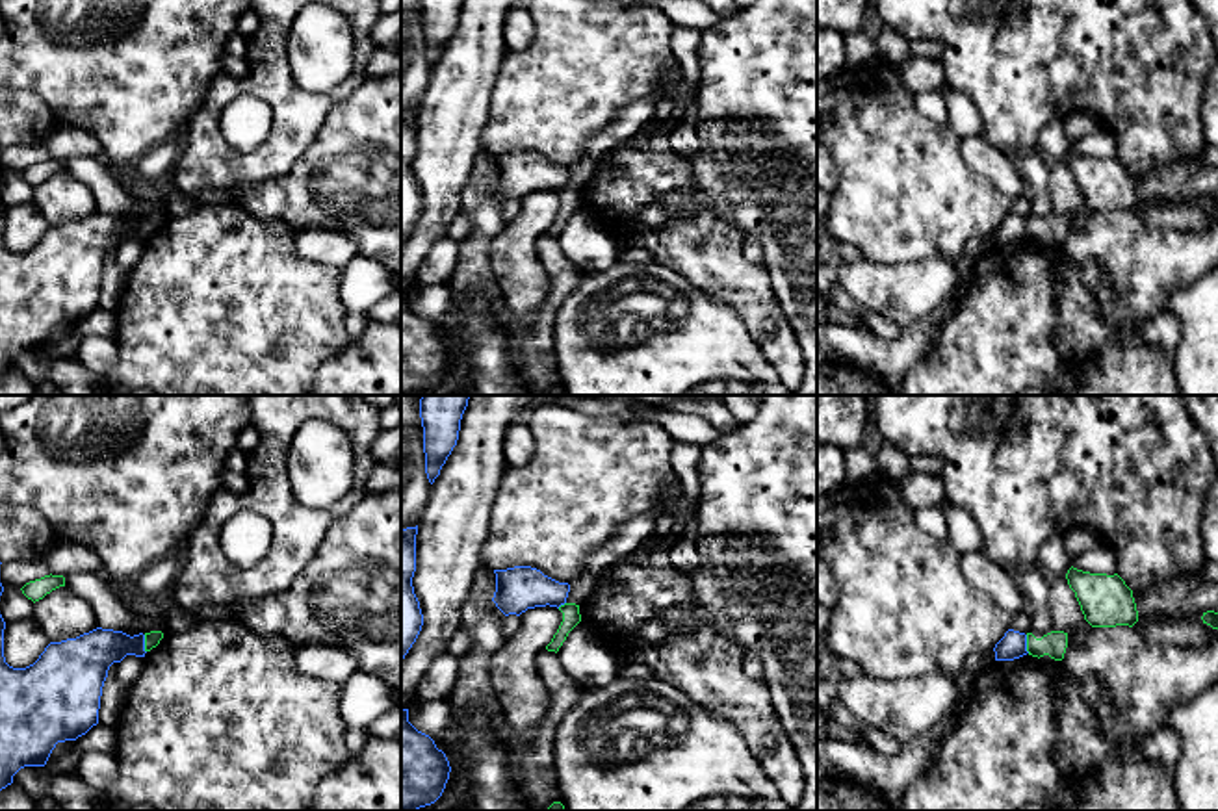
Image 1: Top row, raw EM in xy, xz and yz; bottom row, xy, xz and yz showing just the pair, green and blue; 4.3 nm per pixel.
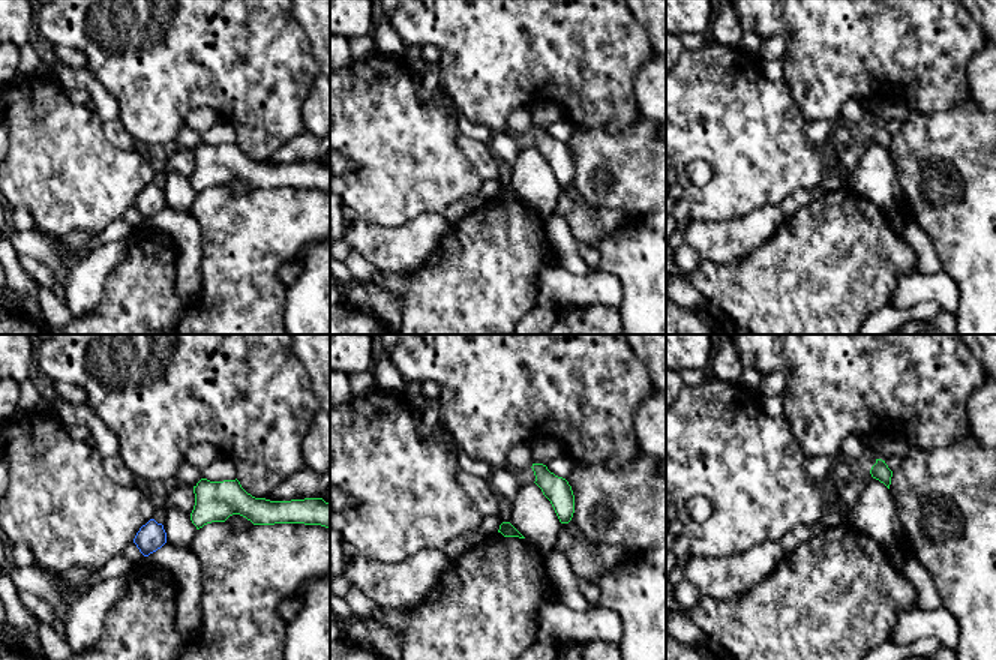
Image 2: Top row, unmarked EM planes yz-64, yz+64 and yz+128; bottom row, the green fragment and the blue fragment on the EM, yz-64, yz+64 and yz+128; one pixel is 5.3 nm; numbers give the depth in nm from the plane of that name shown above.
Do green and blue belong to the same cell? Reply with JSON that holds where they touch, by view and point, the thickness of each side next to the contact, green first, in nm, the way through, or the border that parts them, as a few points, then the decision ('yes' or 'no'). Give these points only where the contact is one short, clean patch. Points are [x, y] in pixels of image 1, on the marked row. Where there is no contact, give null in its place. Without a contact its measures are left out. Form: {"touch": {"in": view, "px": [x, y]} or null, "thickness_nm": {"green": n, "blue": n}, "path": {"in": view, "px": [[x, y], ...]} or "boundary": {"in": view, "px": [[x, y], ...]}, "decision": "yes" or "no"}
{"touch": {"in": "yz", "px": [1027, 644]}, "thickness_nm": {"green": 110, "blue": 110}, "boundary": {"in": "yz", "px": [[1025, 635], [1025, 648], [1029, 652]]}, "decision": "no"}

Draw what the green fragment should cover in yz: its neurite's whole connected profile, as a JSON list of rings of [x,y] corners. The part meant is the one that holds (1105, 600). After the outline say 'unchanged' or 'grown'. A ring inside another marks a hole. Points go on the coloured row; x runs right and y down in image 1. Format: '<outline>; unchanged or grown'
[[[1071,566],[1066,579],[1092,627],[1133,627],[1138,622],[1133,590],[1118,573],[1090,573]]]; unchanged

